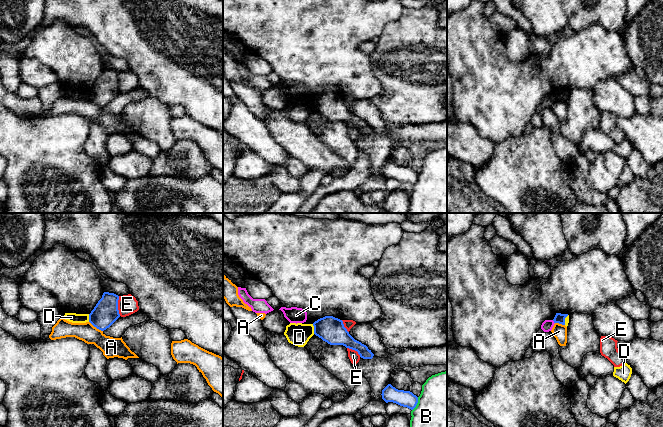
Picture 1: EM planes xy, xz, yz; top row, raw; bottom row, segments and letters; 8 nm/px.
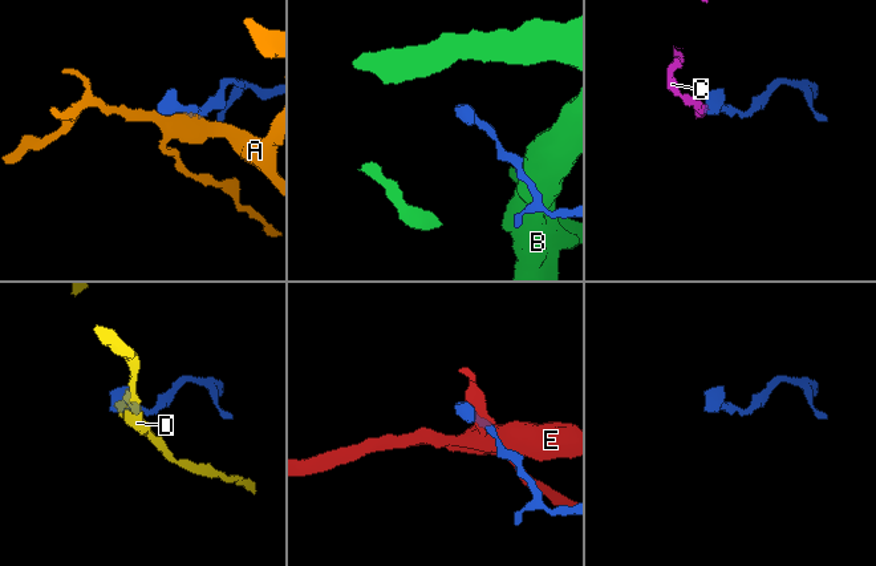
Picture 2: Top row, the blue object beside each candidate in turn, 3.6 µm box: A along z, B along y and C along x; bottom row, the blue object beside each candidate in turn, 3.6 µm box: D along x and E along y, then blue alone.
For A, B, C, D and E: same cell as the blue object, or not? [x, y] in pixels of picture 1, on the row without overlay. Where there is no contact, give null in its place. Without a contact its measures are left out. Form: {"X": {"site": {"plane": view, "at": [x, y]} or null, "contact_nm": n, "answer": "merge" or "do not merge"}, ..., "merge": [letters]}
{"A": {"site": {"plane": "xy", "at": [96, 103]}, "contact_nm": 140, "answer": "do not merge"}, "B": {"site": {"plane": "xz", "at": [416, 180]}, "contact_nm": 120, "answer": "do not merge"}, "C": {"site": {"plane": "yz", "at": [554, 98]}, "contact_nm": 40, "answer": "do not merge"}, "D": {"site": {"plane": "xz", "at": [314, 105]}, "contact_nm": 80, "answer": "do not merge"}, "E": {"site": {"plane": "xy", "at": [117, 82]}, "contact_nm": 160, "answer": "do not merge"}, "merge": []}

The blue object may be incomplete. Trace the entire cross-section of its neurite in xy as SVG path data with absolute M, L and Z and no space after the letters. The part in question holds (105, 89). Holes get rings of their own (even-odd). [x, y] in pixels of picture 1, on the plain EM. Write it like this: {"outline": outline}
{"outline": "M104 68L102 74L89 90L89 98L101 107L109 104L120 93L118 76L118 71Z"}

